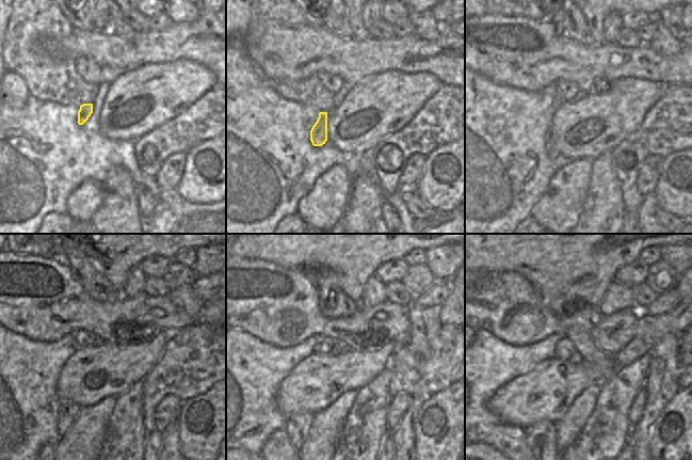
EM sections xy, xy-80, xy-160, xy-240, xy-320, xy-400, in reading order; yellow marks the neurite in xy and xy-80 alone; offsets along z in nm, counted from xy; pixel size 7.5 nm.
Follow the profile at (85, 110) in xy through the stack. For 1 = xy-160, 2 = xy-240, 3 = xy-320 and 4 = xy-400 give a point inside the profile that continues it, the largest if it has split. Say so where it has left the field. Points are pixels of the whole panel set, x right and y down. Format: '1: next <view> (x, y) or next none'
1: next xy-160 (558, 161)
2: next xy-240 (67, 410)
3: next xy-320 (298, 426)
4: next xy-400 (541, 437)

